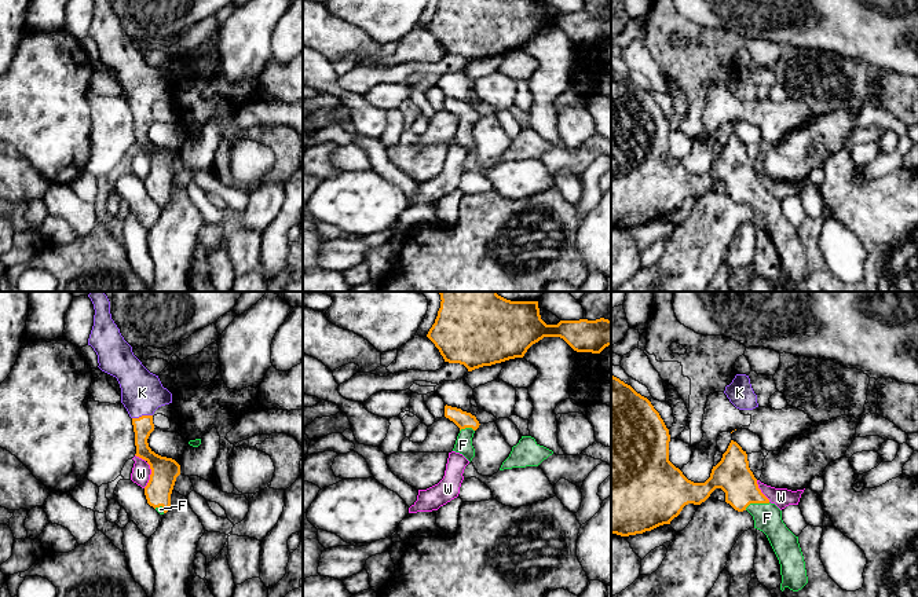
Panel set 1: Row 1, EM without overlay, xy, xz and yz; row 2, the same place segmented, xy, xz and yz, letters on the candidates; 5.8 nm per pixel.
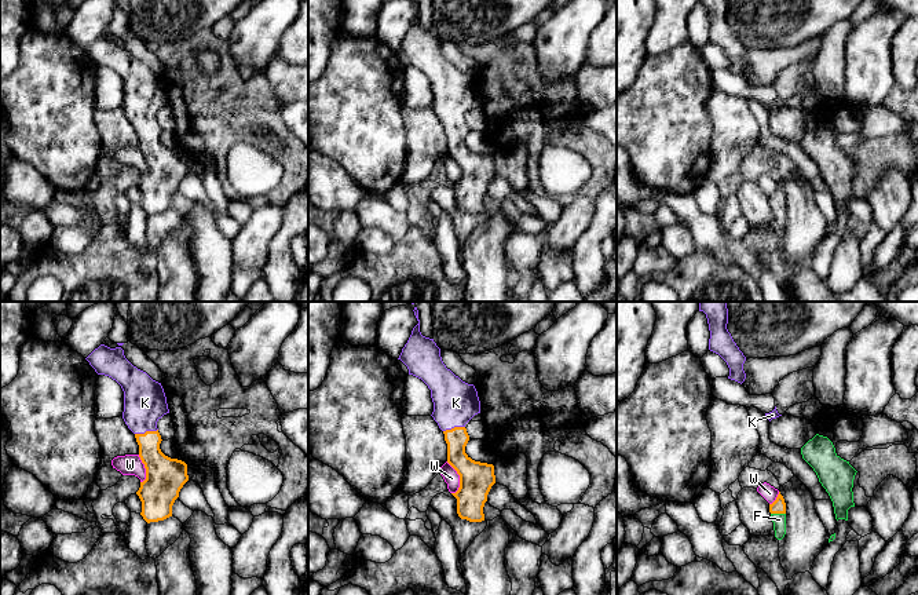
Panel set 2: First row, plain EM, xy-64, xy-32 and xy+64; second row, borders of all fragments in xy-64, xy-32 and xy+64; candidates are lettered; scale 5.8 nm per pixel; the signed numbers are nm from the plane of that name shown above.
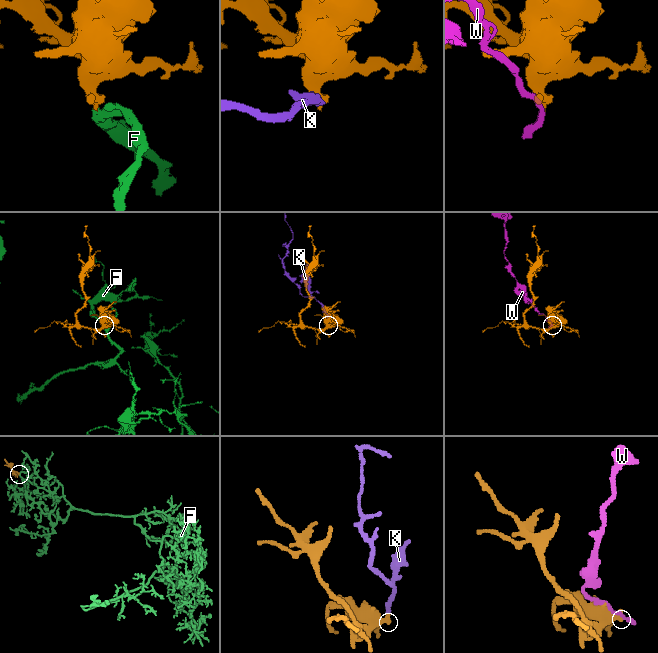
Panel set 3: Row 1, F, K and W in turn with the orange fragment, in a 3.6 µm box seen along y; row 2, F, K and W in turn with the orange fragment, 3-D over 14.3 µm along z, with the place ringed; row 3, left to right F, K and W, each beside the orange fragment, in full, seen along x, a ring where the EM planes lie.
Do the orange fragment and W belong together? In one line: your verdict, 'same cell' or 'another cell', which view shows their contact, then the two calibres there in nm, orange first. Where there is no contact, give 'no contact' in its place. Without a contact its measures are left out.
another cell | xy | 160/110 nm

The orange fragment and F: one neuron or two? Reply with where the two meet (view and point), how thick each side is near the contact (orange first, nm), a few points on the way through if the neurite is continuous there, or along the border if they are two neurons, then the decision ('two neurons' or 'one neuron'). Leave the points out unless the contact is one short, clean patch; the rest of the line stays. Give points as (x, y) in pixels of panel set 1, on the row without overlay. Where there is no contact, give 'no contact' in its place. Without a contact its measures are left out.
yz (757, 194) | 220/160 nm | one neuron

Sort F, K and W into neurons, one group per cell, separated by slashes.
F K / W

